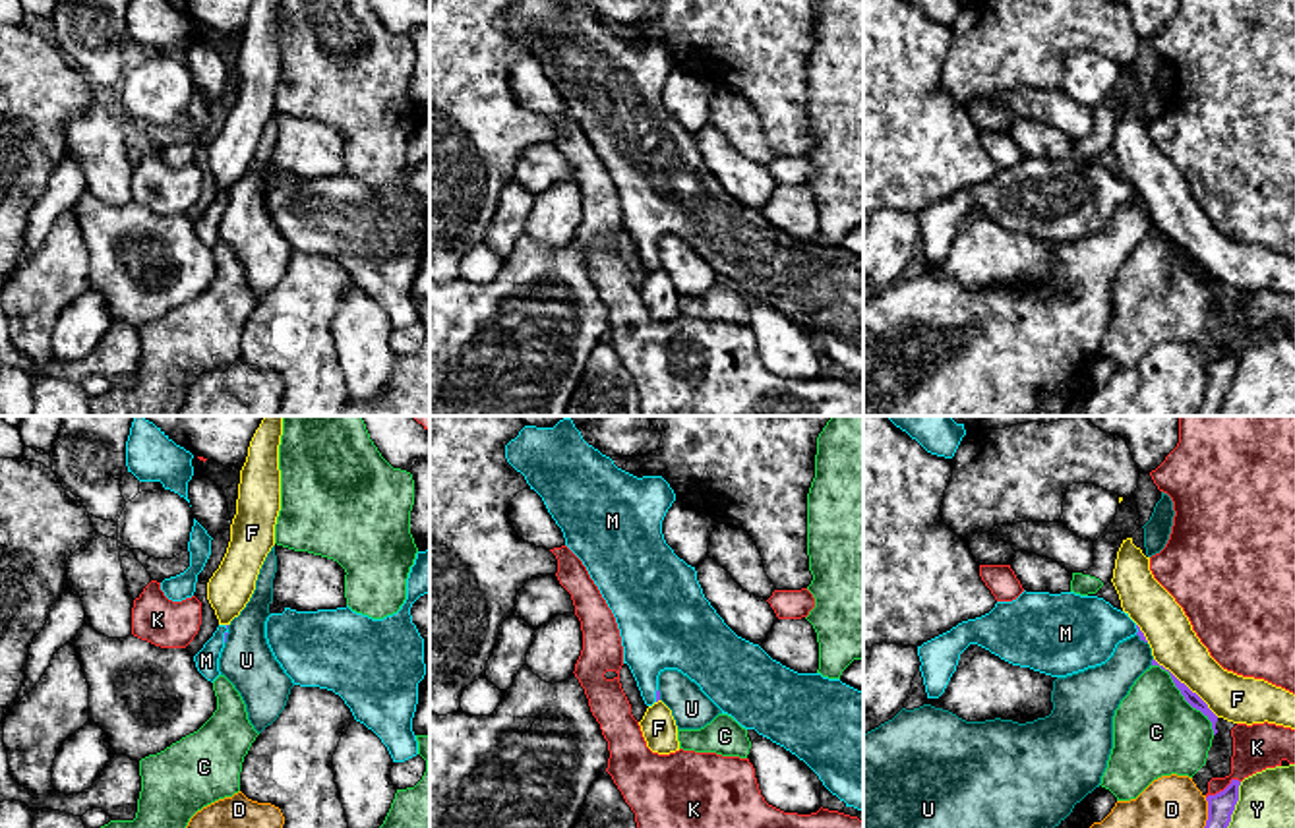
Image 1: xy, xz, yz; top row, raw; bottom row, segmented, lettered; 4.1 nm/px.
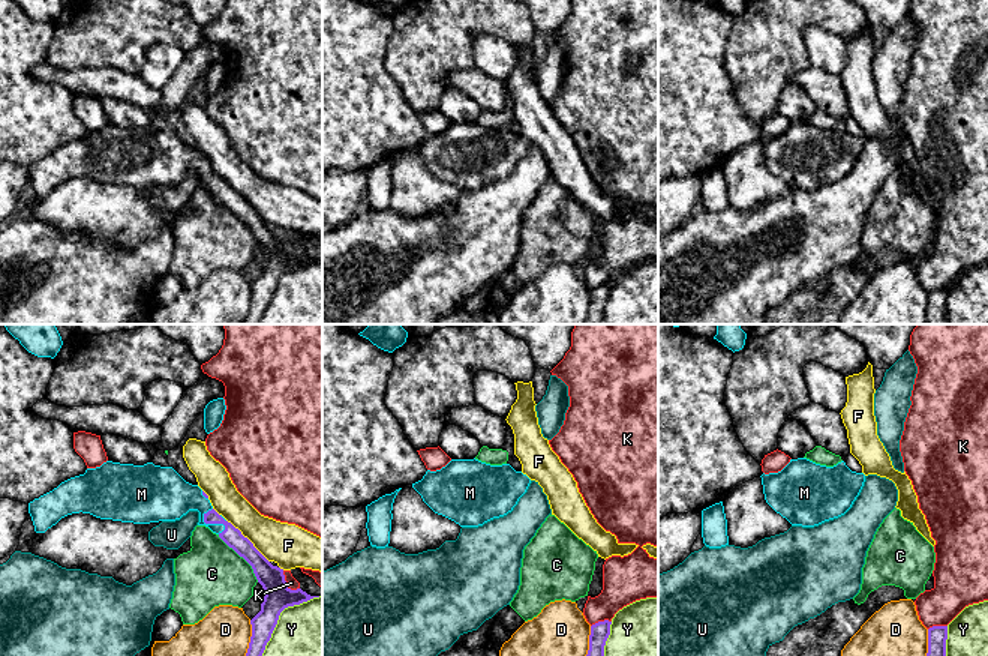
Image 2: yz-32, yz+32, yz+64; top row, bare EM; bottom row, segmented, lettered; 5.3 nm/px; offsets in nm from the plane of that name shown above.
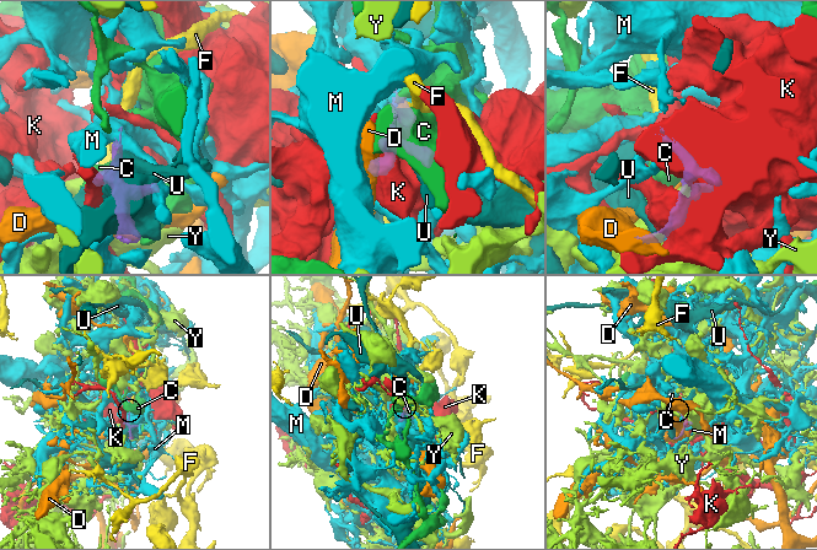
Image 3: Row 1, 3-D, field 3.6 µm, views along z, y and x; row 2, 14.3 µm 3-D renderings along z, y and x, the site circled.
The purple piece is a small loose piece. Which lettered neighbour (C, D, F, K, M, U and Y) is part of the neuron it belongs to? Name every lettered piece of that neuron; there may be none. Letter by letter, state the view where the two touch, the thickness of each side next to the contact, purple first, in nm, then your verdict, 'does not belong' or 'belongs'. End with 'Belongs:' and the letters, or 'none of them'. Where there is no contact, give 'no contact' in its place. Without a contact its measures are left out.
C: yz | 60/360 nm | does not belong
D: yz | 110/400 nm | does not belong
F: yz | 60/200 nm | does not belong
K: yz | 110/190 nm | does not belong
M: xy | 20/100 nm | belongs
U: yz | 60/200 nm | does not belong
Y: yz | 110/300 nm | does not belong
Belongs: M

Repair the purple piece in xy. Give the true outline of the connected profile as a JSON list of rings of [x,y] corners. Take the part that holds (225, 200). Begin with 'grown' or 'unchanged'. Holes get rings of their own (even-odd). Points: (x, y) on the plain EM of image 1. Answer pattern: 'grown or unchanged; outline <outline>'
grown; outline [[[219,192],[213,203],[194,222],[197,238],[211,250],[221,242],[219,224],[225,215],[226,201],[228,201],[226,192]]]

